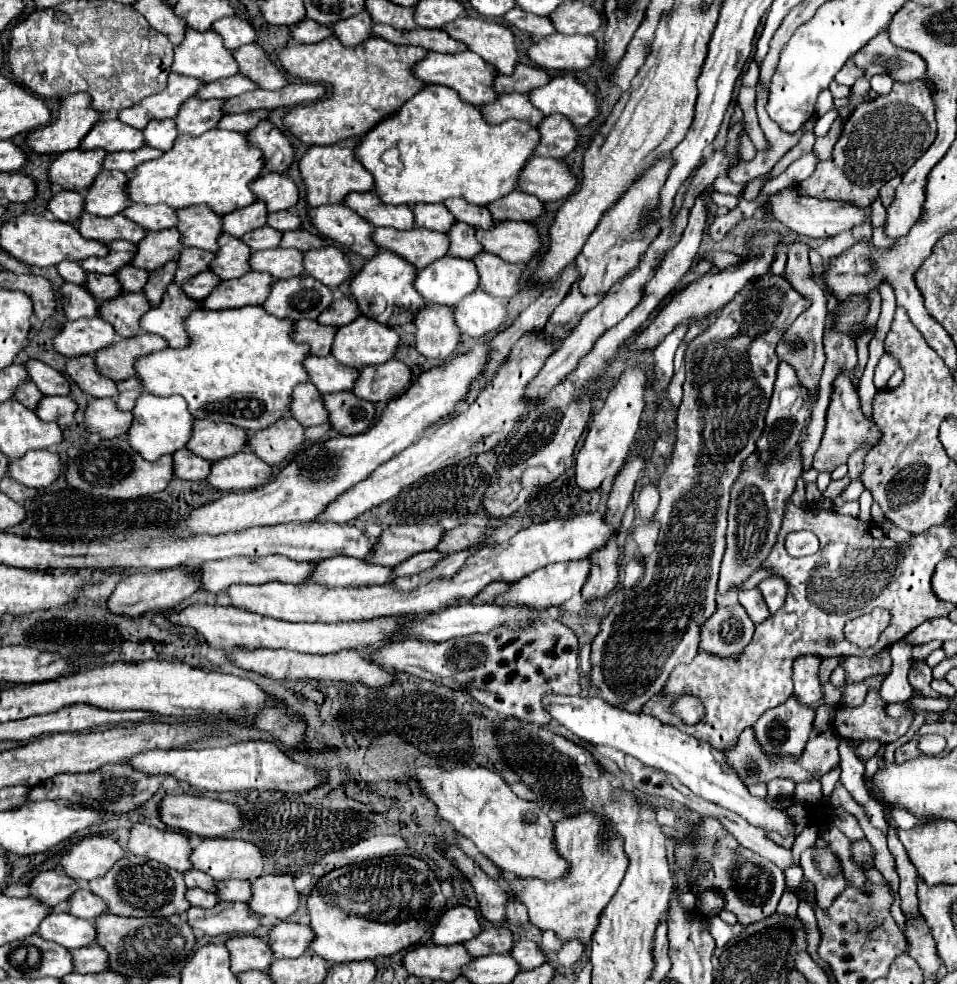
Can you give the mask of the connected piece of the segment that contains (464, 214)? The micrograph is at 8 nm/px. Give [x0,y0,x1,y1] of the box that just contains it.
[444,200,494,228]

